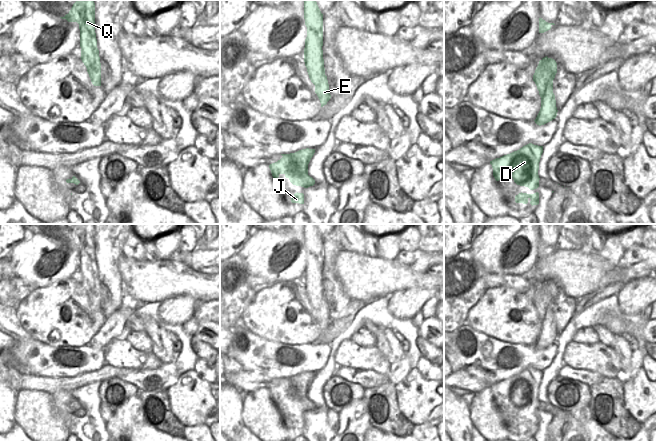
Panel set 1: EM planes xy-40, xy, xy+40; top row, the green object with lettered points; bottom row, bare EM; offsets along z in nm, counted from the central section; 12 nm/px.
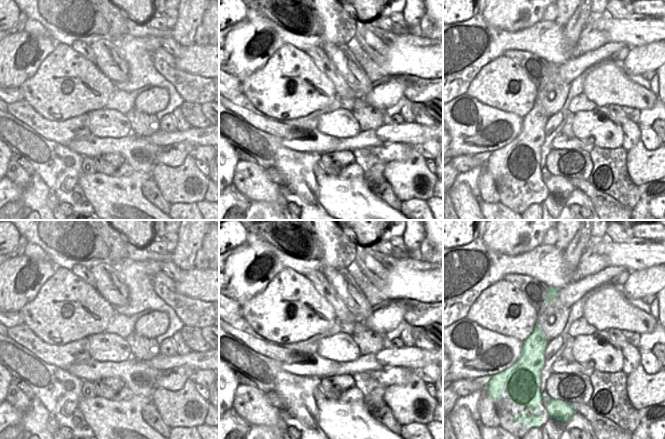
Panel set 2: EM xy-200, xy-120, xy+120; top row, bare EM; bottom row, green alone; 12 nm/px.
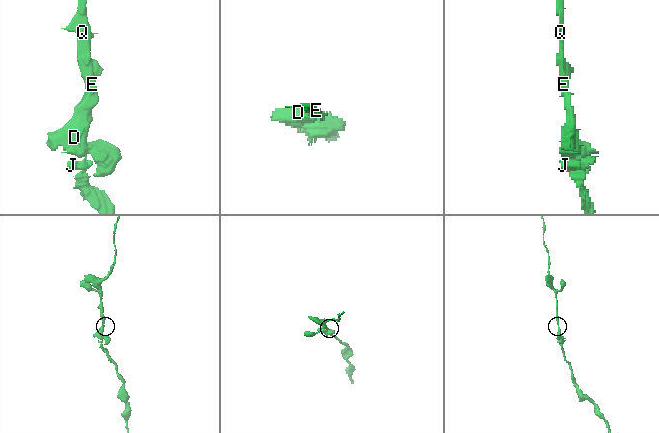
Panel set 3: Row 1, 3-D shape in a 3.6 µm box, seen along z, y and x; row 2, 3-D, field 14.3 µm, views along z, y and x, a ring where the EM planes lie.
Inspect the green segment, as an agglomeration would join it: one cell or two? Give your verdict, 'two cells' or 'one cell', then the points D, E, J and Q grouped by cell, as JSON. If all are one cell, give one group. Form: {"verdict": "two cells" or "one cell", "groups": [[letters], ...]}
{"verdict": "one cell", "groups": [["D", "E", "J", "Q"]]}

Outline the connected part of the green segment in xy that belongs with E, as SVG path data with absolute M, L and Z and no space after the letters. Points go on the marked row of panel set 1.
M304 0L304 19L307 27L304 62L311 82L315 85L321 107L327 104L331 95L325 75L323 59L323 14L316 0Z

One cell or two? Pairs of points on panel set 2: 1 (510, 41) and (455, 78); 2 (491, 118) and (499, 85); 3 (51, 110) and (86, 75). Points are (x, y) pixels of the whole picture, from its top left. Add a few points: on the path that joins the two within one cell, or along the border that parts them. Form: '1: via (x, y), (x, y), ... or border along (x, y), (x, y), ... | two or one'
1: via (496, 41), (469, 66) | one
2: border along (473, 97), (487, 105), (517, 114) | two
3: via (60, 101), (77, 84) | one

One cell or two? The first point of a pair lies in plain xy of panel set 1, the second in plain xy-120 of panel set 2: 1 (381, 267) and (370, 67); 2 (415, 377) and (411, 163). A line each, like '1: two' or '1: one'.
1: two
2: one

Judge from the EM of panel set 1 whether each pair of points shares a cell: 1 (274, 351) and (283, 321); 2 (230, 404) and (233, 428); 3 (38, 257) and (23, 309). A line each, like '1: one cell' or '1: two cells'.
1: two cells
2: one cell
3: two cells

